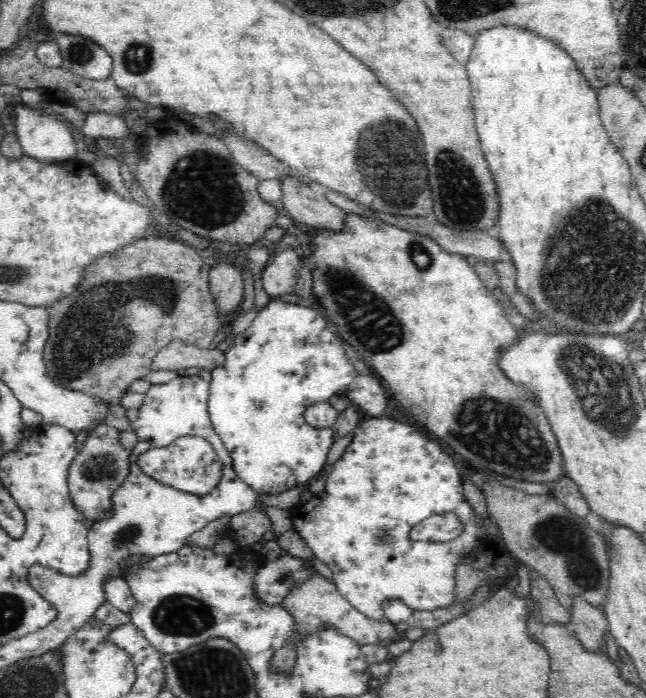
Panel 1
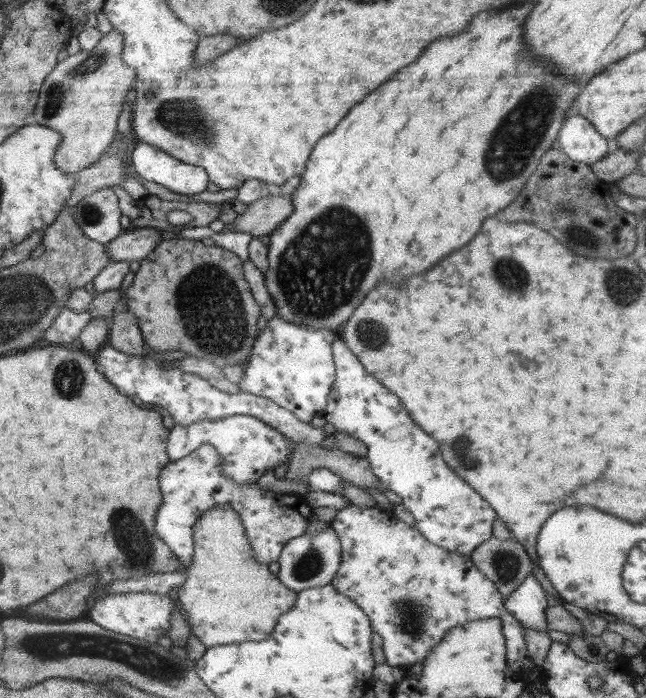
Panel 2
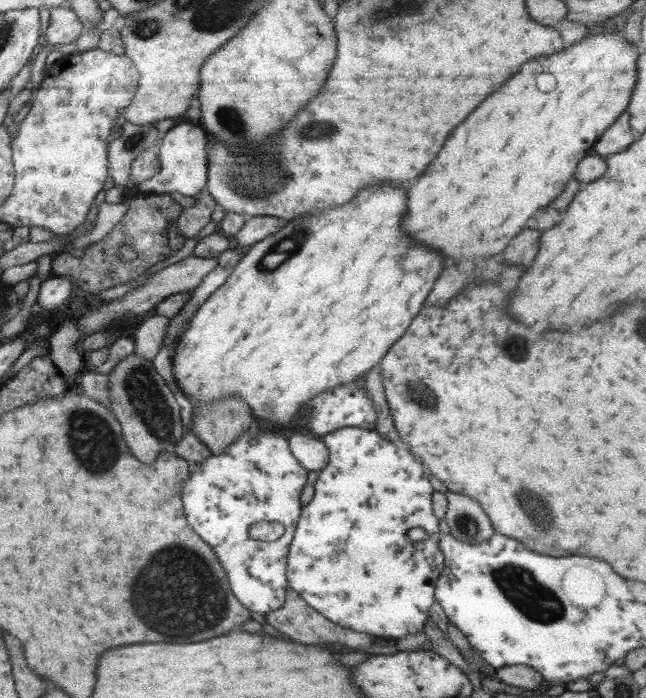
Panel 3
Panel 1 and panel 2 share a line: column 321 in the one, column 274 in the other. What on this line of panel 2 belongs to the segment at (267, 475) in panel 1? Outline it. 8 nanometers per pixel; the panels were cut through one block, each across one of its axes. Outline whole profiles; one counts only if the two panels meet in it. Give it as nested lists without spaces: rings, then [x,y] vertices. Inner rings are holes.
[[[274,316],[266,327],[258,332],[252,352],[244,362],[244,375],[240,379],[240,391],[266,397],[276,402],[278,406],[289,410],[302,422],[309,423],[314,416],[321,415],[328,404],[328,393],[336,379],[335,364],[332,358],[332,342],[339,337],[332,329],[314,329],[308,325],[286,322],[280,316]],[[234,415],[220,420],[202,420],[190,426],[175,424],[169,430],[167,453],[171,461],[180,460],[204,443],[211,444],[222,456],[222,476],[236,485],[256,485],[266,472],[288,464],[292,458],[292,441],[269,424],[248,415]]]

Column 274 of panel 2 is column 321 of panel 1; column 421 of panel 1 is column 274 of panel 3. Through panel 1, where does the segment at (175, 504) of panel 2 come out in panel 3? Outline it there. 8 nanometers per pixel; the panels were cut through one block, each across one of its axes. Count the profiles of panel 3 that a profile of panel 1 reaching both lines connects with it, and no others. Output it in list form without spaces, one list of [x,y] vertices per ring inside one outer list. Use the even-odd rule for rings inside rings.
[[[276,432],[246,433],[218,455],[210,455],[204,461],[190,462],[190,475],[184,481],[181,500],[185,518],[194,532],[207,542],[217,556],[232,594],[251,612],[266,615],[284,604],[289,584],[286,576],[288,546],[292,541],[303,506],[301,494],[306,486],[309,470],[306,470],[292,451],[286,436]],[[256,522],[280,522],[285,533],[275,541],[259,541],[250,537],[250,526]]]

